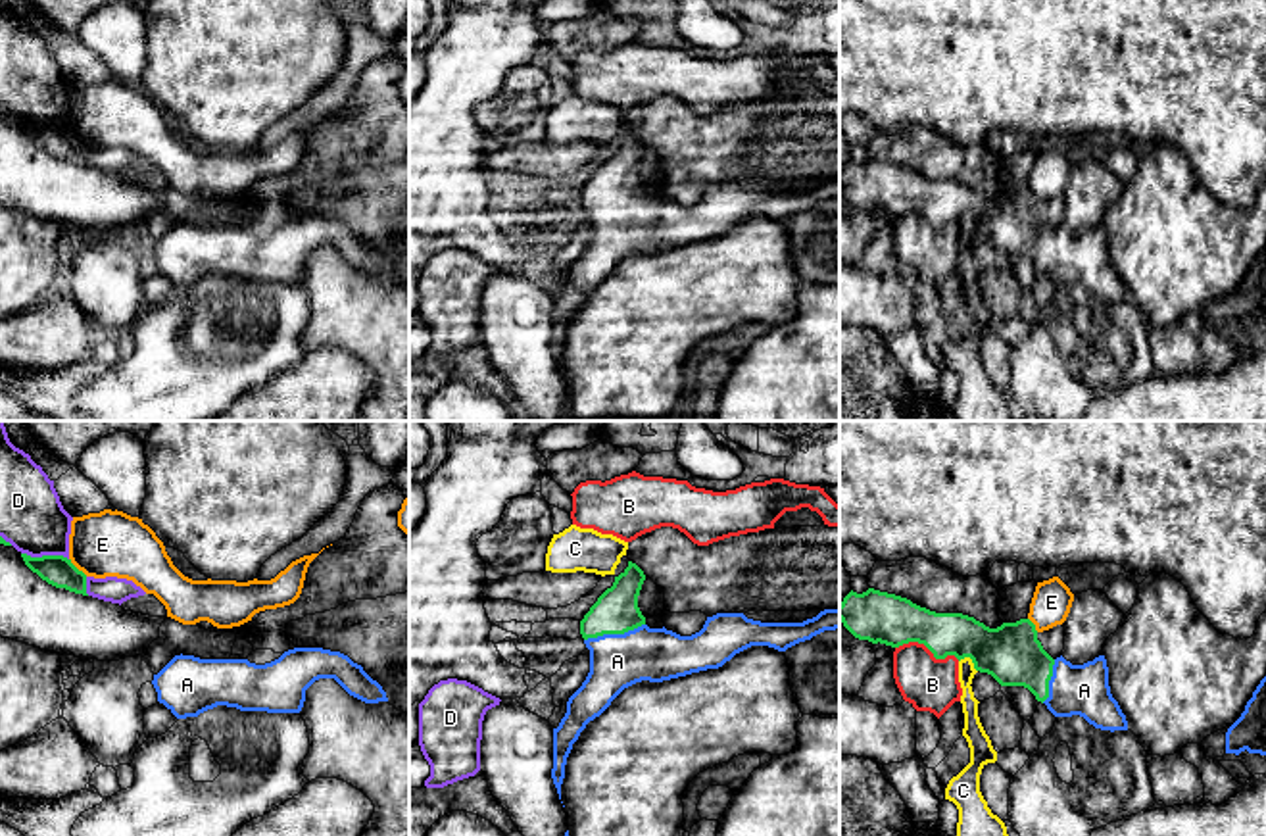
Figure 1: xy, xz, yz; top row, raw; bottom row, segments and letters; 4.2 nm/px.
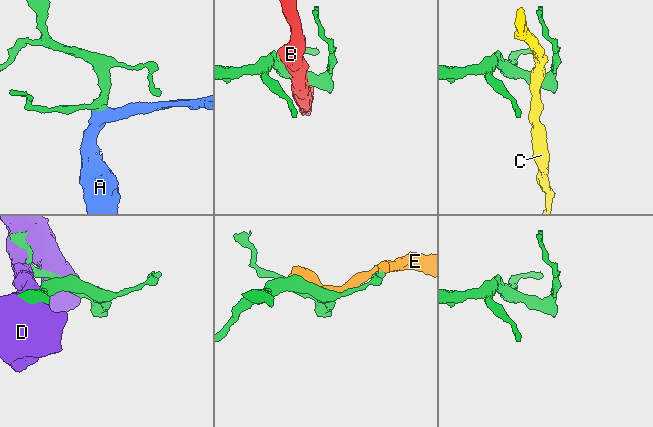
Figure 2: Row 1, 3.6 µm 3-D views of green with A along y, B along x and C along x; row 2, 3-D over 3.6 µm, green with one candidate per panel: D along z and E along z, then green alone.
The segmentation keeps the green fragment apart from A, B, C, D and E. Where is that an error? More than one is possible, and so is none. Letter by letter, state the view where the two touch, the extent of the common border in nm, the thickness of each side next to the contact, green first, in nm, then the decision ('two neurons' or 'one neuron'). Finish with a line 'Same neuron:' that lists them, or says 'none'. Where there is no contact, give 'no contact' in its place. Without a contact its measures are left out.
A: contact in xz; length 260 nm; calibres 190 and 220 nm; one neuron
B: contact in yz; length 280 nm; calibres 220 and 220 nm; two neurons
C: contact in yz; length 90 nm; calibres 240 and 70 nm; two neurons
D: contact in xy; length 200 nm; calibres 130 and 280 nm; two neurons
E: contact in xy; length 110 nm; calibres 130 and 280 nm; two neurons
Same neuron: A

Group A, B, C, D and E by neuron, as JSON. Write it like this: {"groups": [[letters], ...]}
{"groups": [["A"], ["B"], ["C"], ["D"], ["E"]]}

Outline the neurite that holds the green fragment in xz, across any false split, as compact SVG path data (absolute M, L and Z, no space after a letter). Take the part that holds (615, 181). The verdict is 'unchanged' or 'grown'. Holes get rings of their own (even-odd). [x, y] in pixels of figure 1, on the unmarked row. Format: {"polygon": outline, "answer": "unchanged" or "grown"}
{"polygon": "M628 131L580 190L590 219L590 242L569 267L567 283L553 298L551 348L561 369L567 327L590 290L599 286L628 256L663 252L692 242L718 238L751 215L778 221L840 198L840 177L824 179L803 192L761 192L743 183L717 183L692 206L649 198L638 177L644 140Z", "answer": "grown"}

